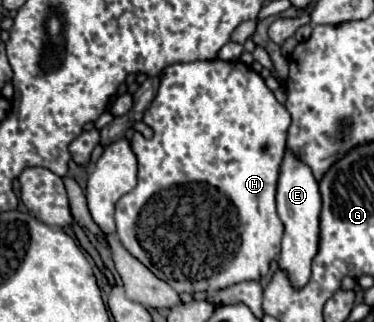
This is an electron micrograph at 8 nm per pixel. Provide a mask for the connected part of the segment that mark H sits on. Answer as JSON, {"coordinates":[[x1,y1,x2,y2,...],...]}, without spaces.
{"coordinates":[[211,59,211,61,193,61,193,63,173,63,167,65,159,73,159,91,149,105,149,109,143,113,143,123,153,129,153,137,145,139,141,133,133,133,131,137,131,149,139,163,137,173,137,187,123,195,117,201,115,209,115,223,117,223,117,237,121,245,139,259,147,269,151,269,159,279,169,283,177,293,195,293,195,291,219,291,233,283,241,281,259,281,271,267,271,261,279,255,279,245,283,237,283,223,277,215,275,207,275,195,277,195,277,179,279,169,285,157,285,141,287,141,287,129,291,125,289,111,275,99,273,91,265,85,263,77,255,73,249,65,243,61,223,61,223,59]]}

